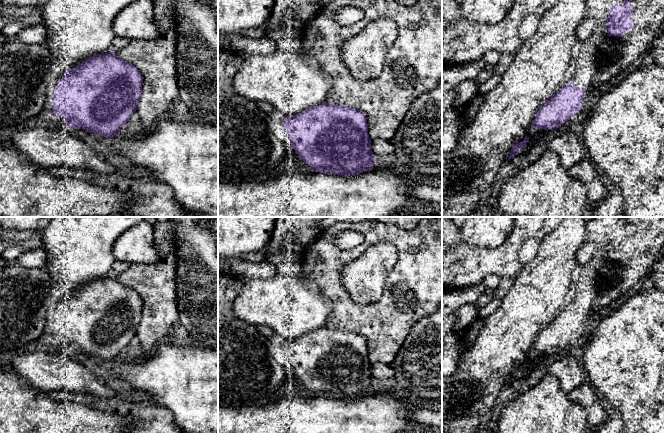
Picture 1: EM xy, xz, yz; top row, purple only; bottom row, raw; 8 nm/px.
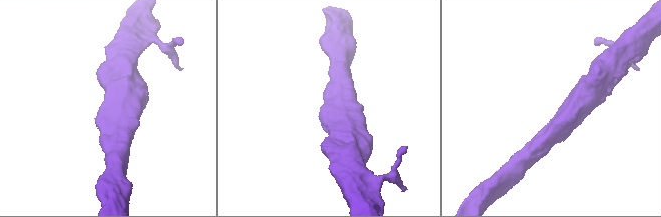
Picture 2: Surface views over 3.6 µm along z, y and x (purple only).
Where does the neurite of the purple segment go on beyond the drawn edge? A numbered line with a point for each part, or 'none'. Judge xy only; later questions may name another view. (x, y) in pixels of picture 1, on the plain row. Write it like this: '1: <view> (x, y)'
1: xy (56, 295)

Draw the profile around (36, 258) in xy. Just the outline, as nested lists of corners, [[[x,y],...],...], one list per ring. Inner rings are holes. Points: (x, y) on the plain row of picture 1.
[[[41,244],[36,249],[23,251],[17,260],[26,268],[43,268],[47,263],[48,258],[45,248]]]

